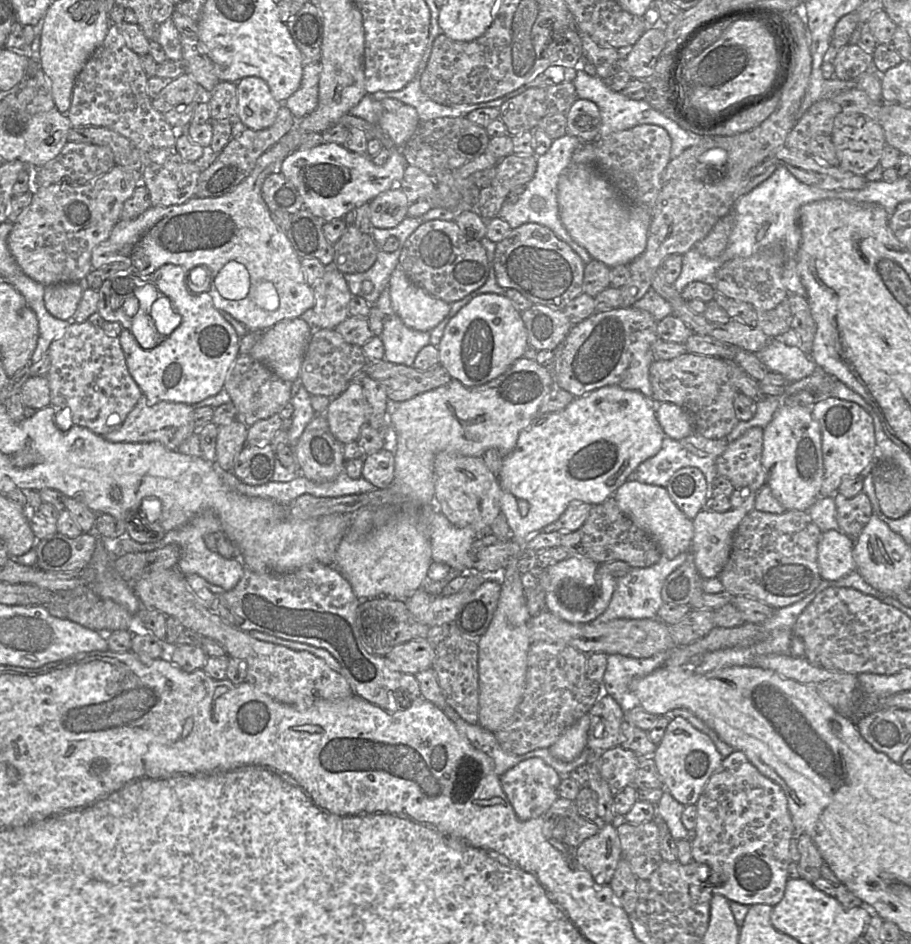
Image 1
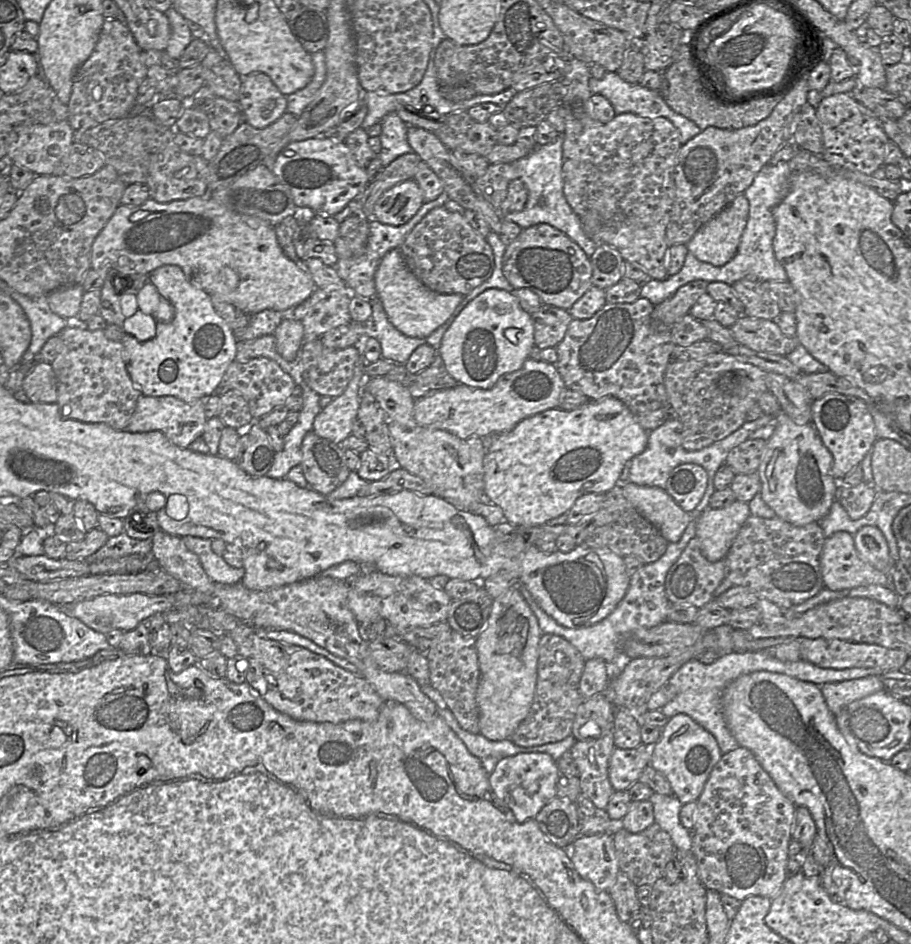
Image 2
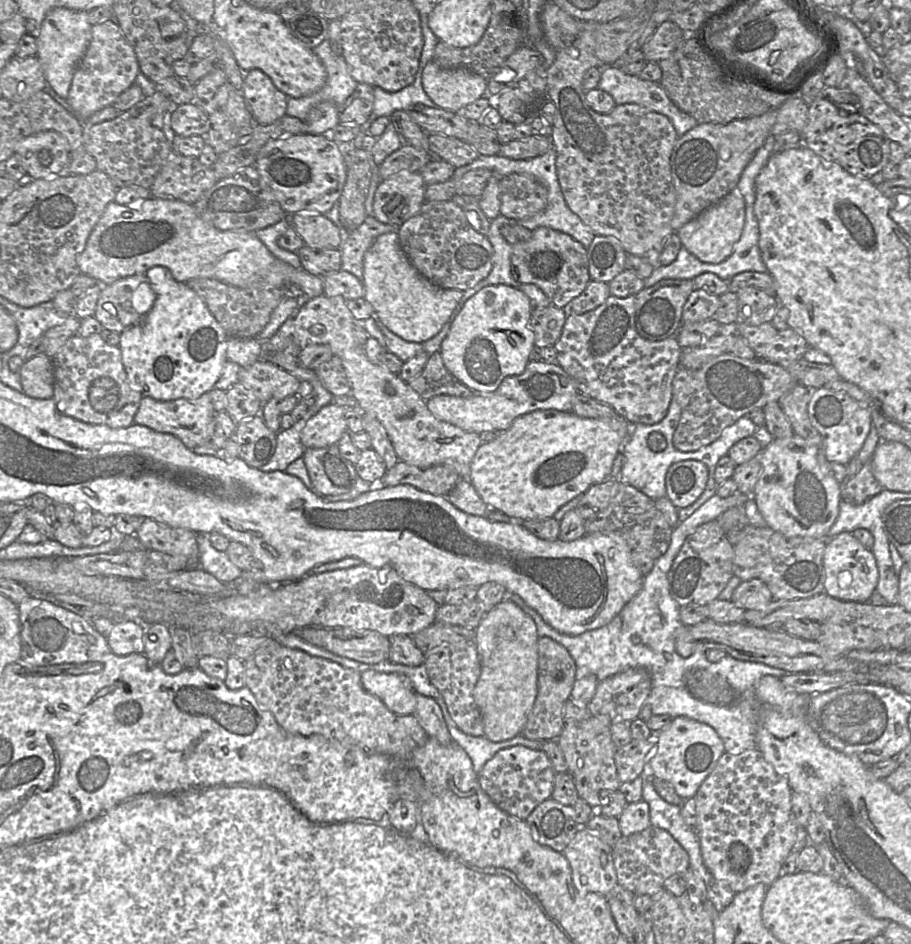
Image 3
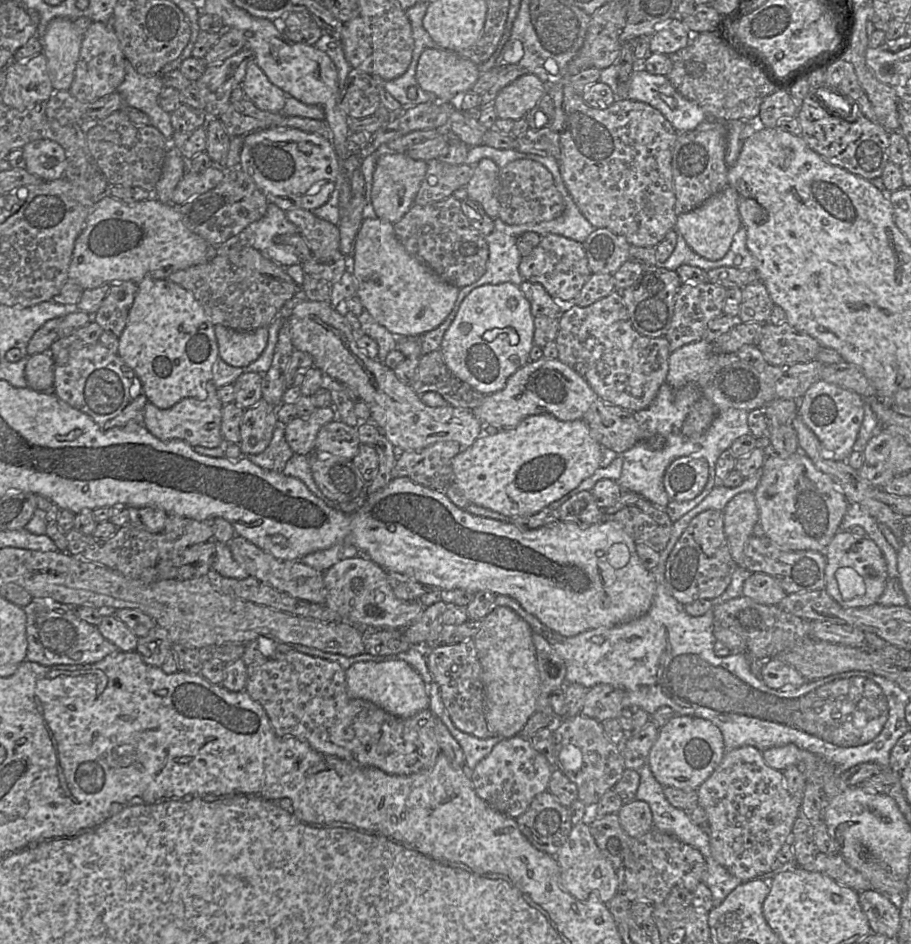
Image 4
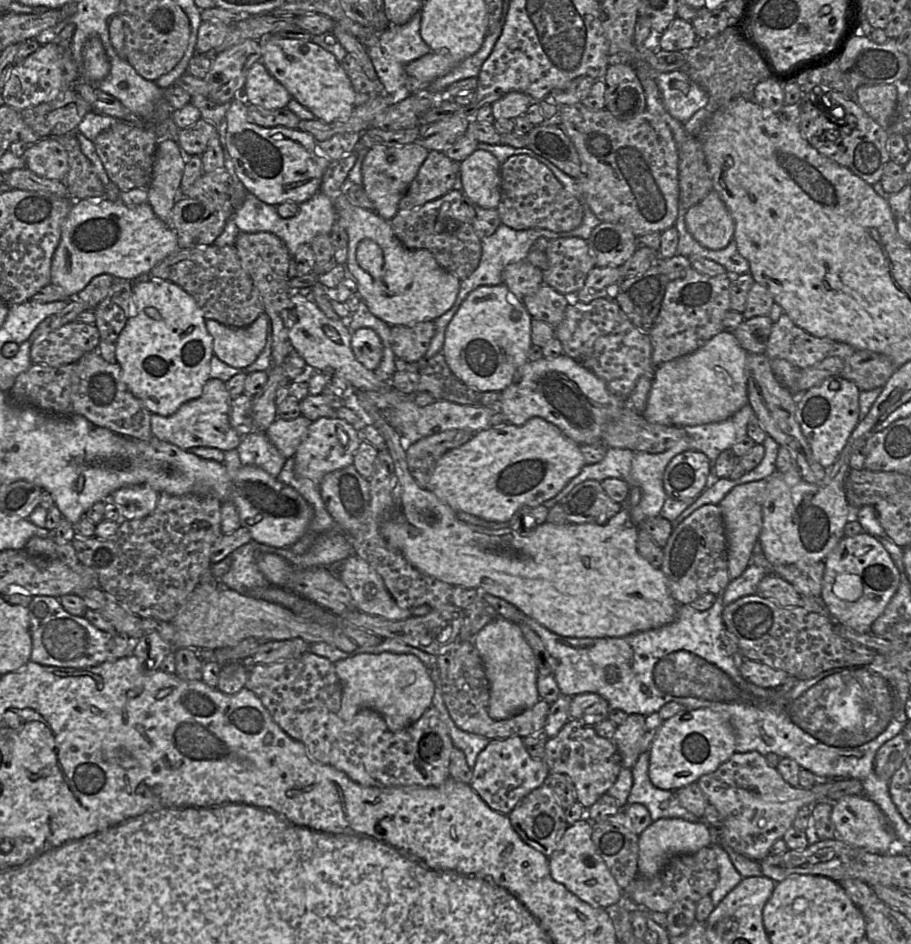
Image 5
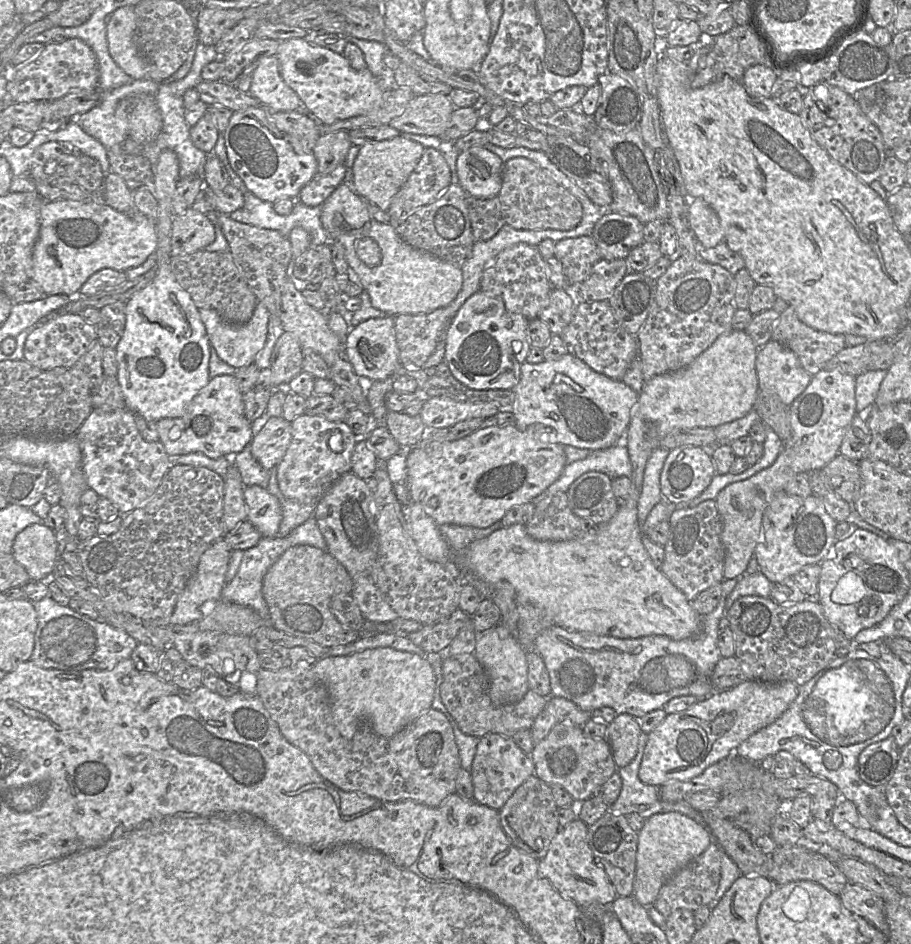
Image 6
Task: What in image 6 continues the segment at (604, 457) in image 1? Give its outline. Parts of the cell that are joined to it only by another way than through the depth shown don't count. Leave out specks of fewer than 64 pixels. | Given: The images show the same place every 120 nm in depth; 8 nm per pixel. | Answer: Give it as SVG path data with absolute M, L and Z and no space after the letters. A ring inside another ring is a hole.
M534 424L526 430L516 425L493 425L455 441L419 442L408 449L406 461L411 499L419 503L439 526L455 524L487 528L500 521L512 507L532 501L561 476L568 463L563 445L538 439L552 430L542 424Z

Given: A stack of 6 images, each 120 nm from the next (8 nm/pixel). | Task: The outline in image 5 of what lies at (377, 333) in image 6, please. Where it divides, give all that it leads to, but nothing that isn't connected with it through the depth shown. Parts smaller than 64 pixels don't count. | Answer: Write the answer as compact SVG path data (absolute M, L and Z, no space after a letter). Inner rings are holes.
M360 328L352 332L351 348L357 360L367 369L375 371L383 356L383 344L379 335L371 328Z

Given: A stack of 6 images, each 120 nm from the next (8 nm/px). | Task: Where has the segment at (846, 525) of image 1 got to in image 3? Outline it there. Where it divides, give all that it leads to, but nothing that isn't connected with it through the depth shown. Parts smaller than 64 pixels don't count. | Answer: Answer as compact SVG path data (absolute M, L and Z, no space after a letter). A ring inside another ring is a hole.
M868 462L862 465L856 475L849 477L841 484L841 498L843 501L859 505L882 490L883 487L875 479L871 463Z

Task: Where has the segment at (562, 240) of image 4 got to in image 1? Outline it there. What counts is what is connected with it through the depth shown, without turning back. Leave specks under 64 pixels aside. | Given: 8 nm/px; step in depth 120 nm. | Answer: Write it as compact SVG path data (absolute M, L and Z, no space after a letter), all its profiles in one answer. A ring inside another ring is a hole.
M526 223L512 229L507 237L496 244L494 271L499 286L514 289L533 305L544 305L555 310L563 310L583 292L586 264L580 256L552 230L536 223Z

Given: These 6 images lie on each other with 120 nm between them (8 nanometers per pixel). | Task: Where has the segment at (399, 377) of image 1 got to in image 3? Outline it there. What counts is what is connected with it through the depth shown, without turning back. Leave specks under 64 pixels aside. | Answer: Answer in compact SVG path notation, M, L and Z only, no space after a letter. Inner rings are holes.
M439 352L431 354L422 372L407 383L425 401L441 394L469 397L477 393L451 375Z

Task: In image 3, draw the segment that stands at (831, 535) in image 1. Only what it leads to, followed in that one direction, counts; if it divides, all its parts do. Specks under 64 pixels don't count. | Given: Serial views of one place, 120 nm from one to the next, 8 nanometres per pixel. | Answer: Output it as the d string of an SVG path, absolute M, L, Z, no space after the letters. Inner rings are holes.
M851 533L828 538L823 555L824 592L838 600L867 602L878 583L878 567L872 550L865 548Z

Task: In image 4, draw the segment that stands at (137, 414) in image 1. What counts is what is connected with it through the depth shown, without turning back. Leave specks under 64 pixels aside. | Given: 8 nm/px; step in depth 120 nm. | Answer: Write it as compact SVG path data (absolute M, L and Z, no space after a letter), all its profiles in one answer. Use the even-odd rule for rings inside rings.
M212 381L206 384L206 398L184 398L168 409L160 409L147 401L144 409L143 424L147 430L162 441L180 439L192 447L203 446L216 448L224 446L225 440L221 433L223 403L217 395L218 388Z

